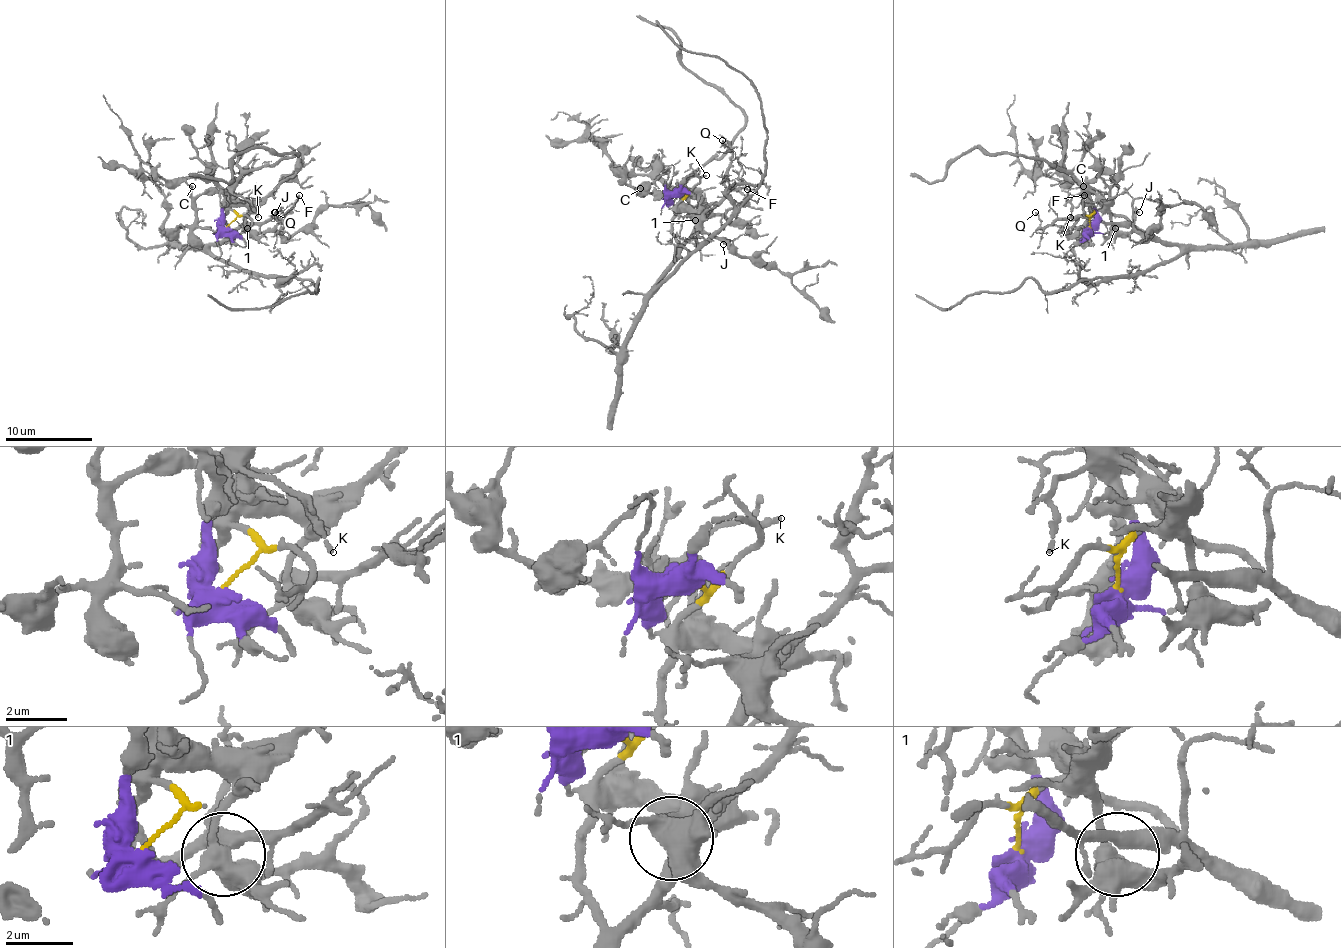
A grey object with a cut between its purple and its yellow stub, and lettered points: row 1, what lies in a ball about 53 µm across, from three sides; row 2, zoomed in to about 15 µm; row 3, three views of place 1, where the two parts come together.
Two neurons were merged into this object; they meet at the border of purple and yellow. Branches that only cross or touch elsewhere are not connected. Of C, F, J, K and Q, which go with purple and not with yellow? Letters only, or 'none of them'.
C, J, K

